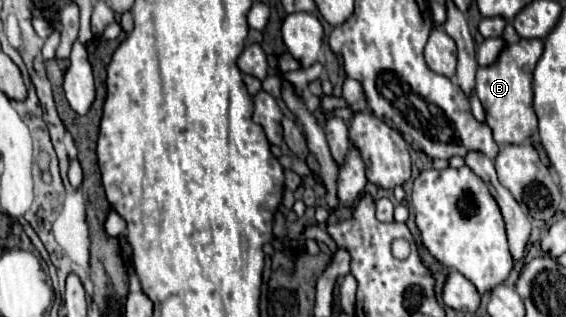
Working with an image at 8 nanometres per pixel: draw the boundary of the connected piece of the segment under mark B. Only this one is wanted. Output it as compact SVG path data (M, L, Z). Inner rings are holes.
M521 38L517 44L507 44L497 60L489 66L477 68L477 82L475 90L485 110L485 120L493 130L493 138L499 146L507 144L525 144L537 134L537 116L533 112L533 92L531 92L531 80L535 64L539 62L539 56L543 54L543 40Z

